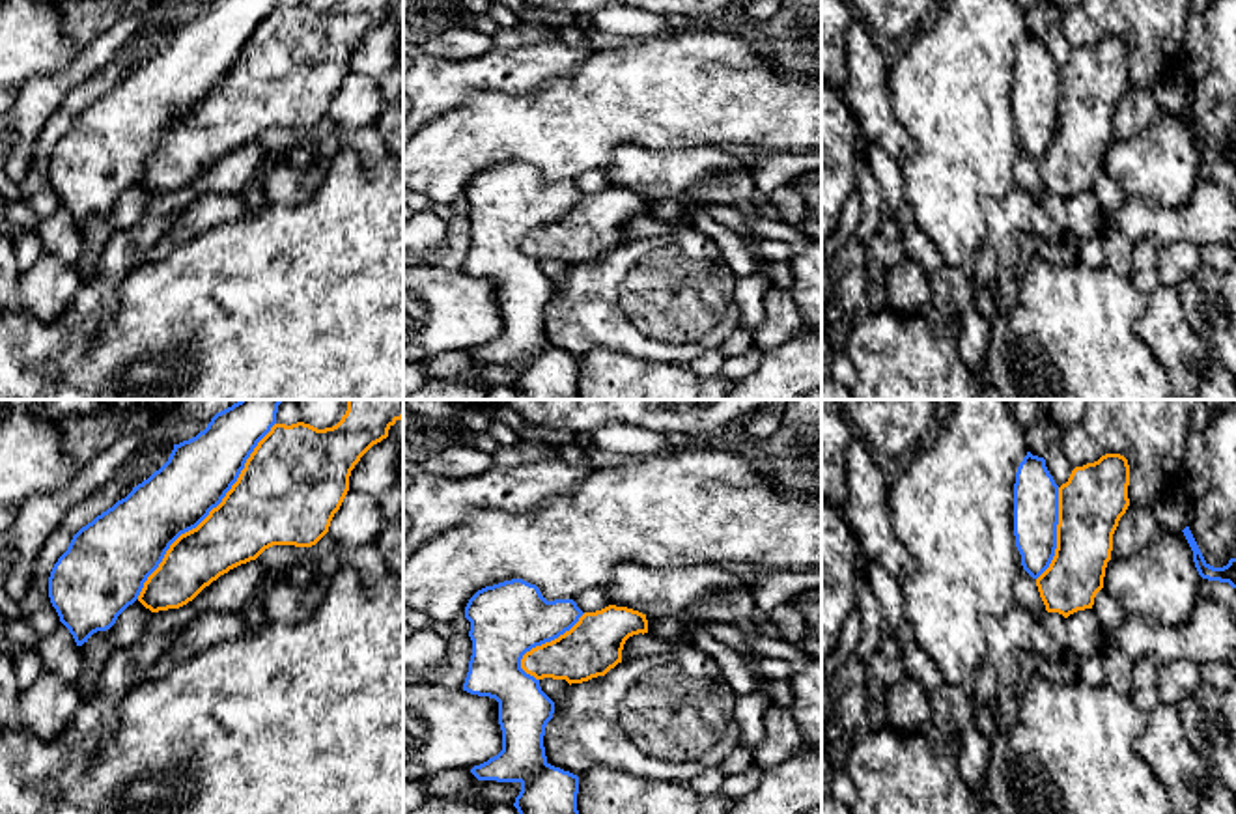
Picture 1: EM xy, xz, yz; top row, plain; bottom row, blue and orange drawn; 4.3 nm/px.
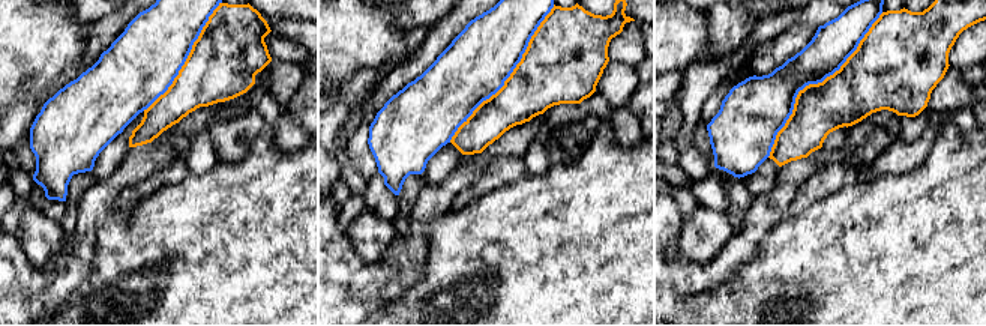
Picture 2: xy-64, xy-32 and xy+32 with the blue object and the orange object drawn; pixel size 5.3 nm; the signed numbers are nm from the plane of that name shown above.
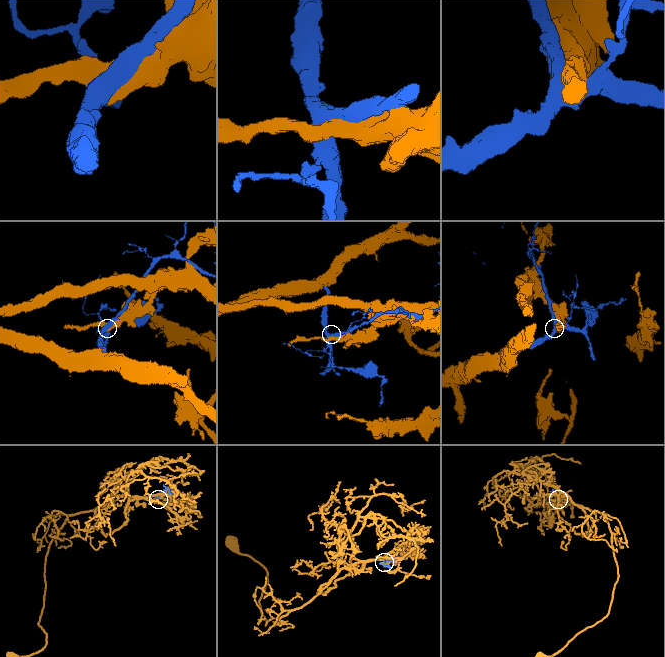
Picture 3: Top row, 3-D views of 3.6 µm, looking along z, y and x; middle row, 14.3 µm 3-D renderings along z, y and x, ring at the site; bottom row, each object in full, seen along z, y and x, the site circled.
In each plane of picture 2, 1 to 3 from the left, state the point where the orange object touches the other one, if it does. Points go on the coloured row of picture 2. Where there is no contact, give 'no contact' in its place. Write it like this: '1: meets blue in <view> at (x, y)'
1: meets blue in xy-64 at (186, 57)
2: meets blue in xy-32 at (509, 75)
3: meets blue in xy+32 at (814, 83)

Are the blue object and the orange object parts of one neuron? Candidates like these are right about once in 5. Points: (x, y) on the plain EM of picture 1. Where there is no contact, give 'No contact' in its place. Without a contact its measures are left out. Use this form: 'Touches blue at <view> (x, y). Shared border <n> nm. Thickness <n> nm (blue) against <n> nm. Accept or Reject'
Touches blue at xy (208, 96). Shared border 950 nm. Thickness 300 nm (blue) against 320 nm. Accept

